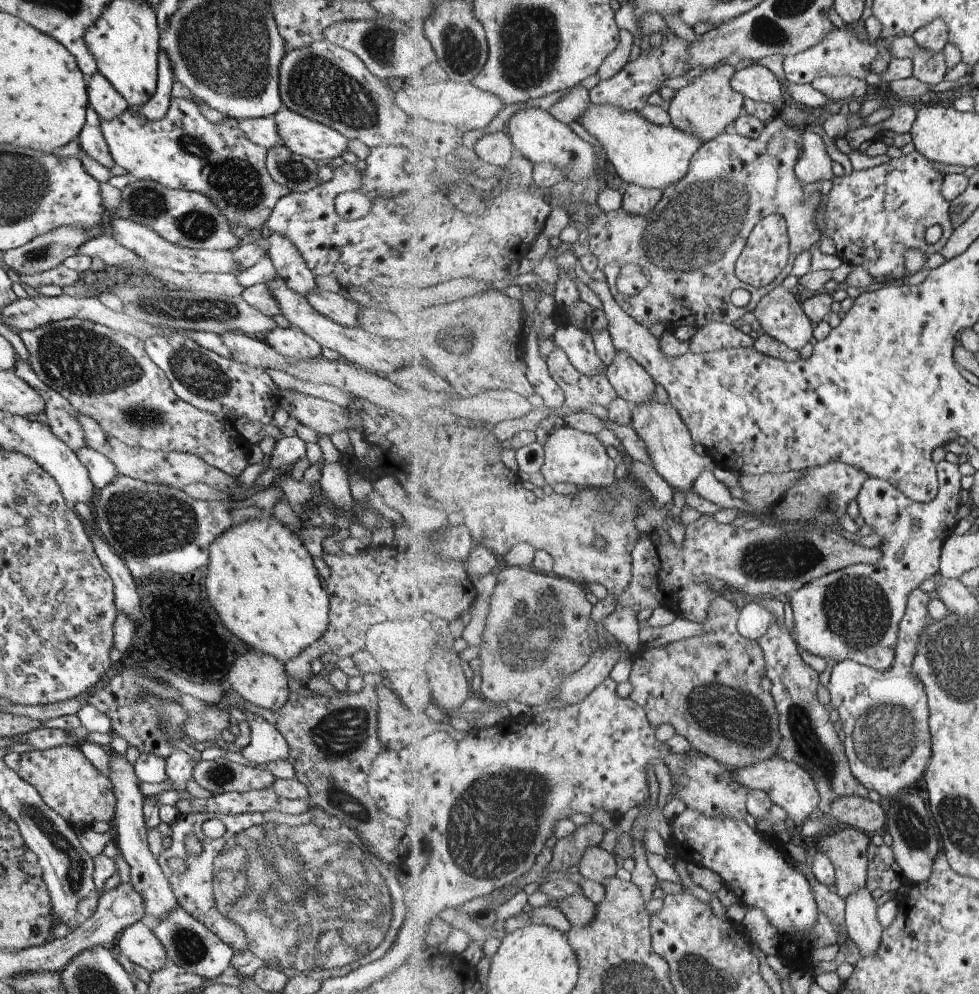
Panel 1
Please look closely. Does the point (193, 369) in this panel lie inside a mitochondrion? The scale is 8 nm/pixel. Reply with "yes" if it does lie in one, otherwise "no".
yes

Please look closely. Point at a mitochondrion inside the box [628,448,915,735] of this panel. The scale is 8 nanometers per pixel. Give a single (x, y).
(857, 611)

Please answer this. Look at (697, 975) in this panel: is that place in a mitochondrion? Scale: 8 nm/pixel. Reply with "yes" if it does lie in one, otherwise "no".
yes

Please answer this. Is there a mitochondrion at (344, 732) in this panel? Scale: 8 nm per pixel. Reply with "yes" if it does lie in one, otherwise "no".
yes

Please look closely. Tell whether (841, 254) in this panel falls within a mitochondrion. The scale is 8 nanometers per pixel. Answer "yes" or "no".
no

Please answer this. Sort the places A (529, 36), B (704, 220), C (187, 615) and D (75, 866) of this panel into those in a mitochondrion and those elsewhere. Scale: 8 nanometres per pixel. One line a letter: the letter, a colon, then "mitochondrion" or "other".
A: mitochondrion
B: mitochondrion
C: other
D: mitochondrion

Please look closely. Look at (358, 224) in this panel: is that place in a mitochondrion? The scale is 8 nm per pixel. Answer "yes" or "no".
no

